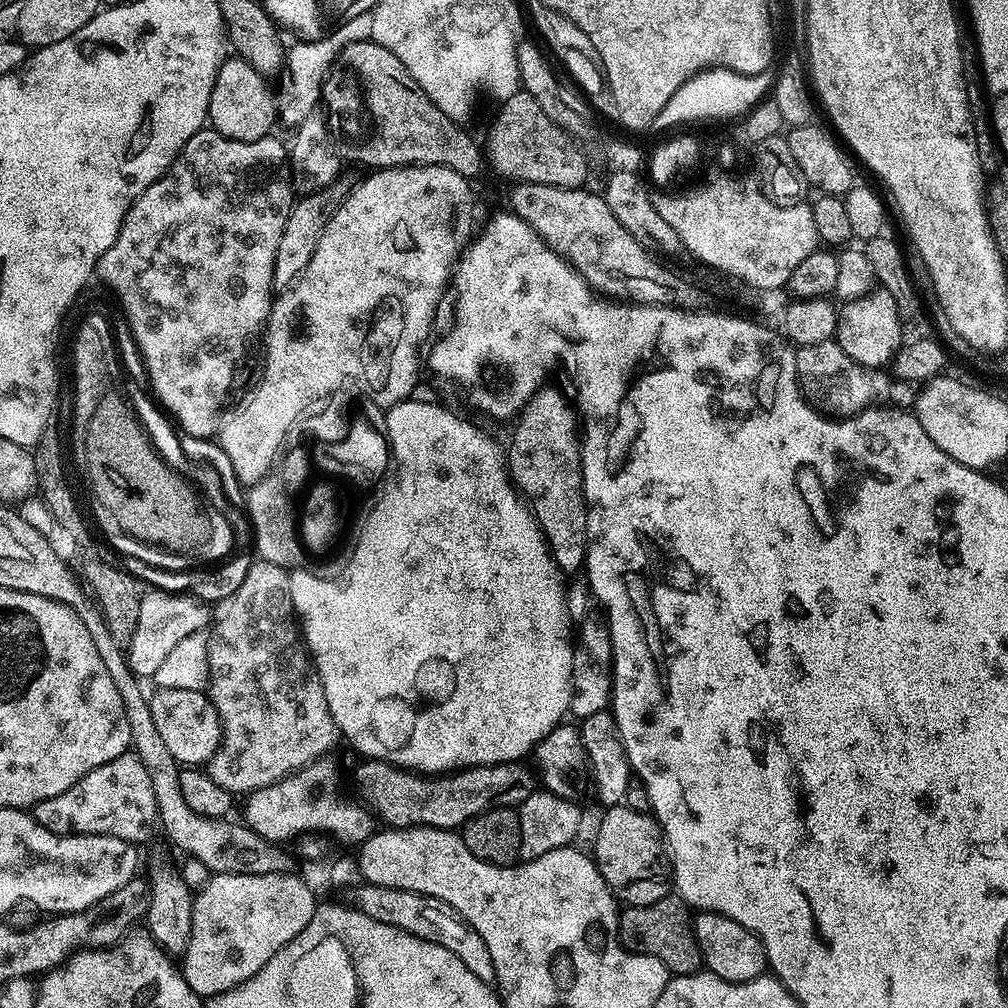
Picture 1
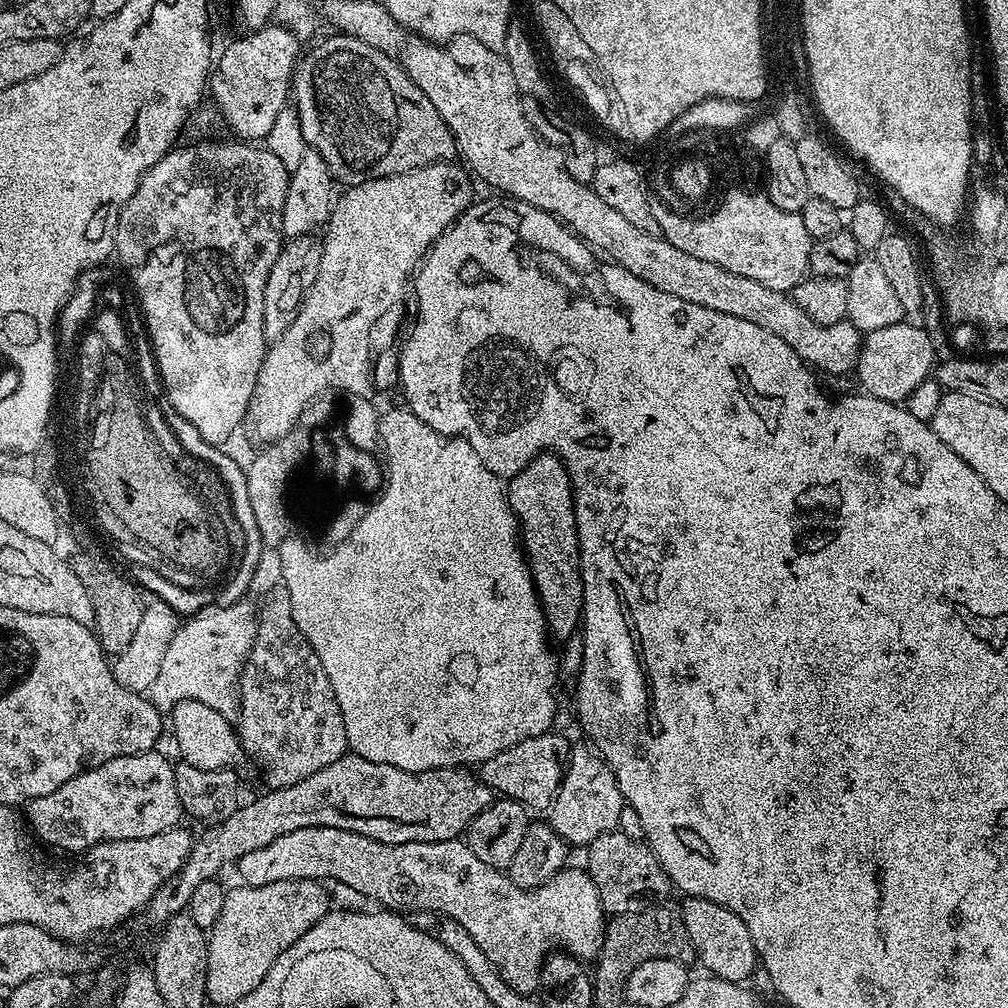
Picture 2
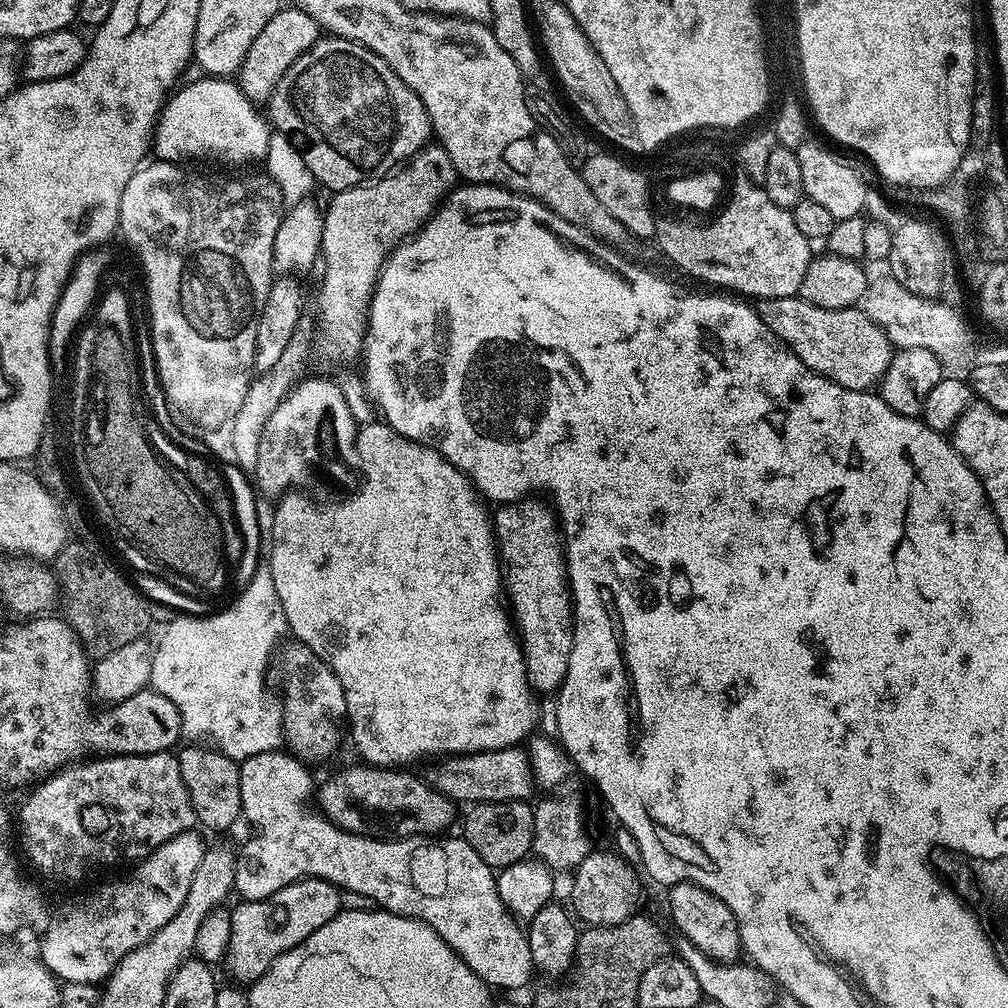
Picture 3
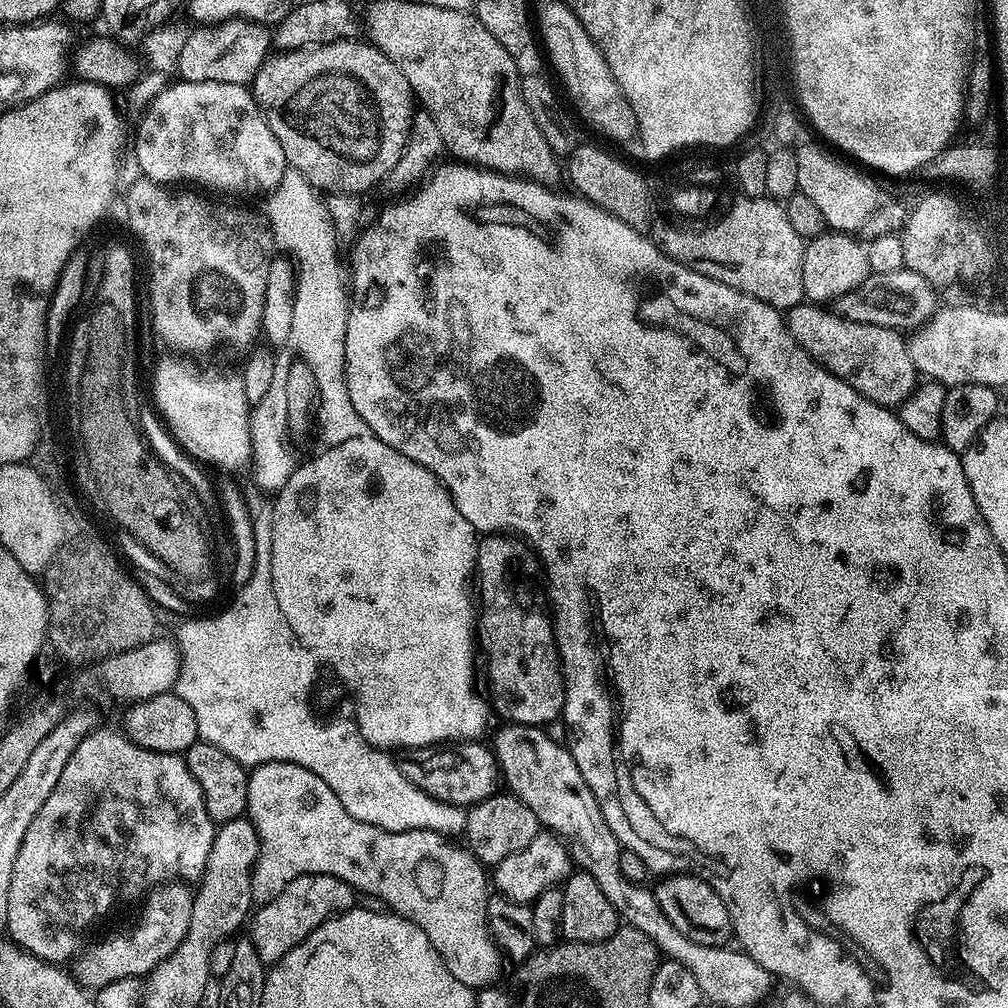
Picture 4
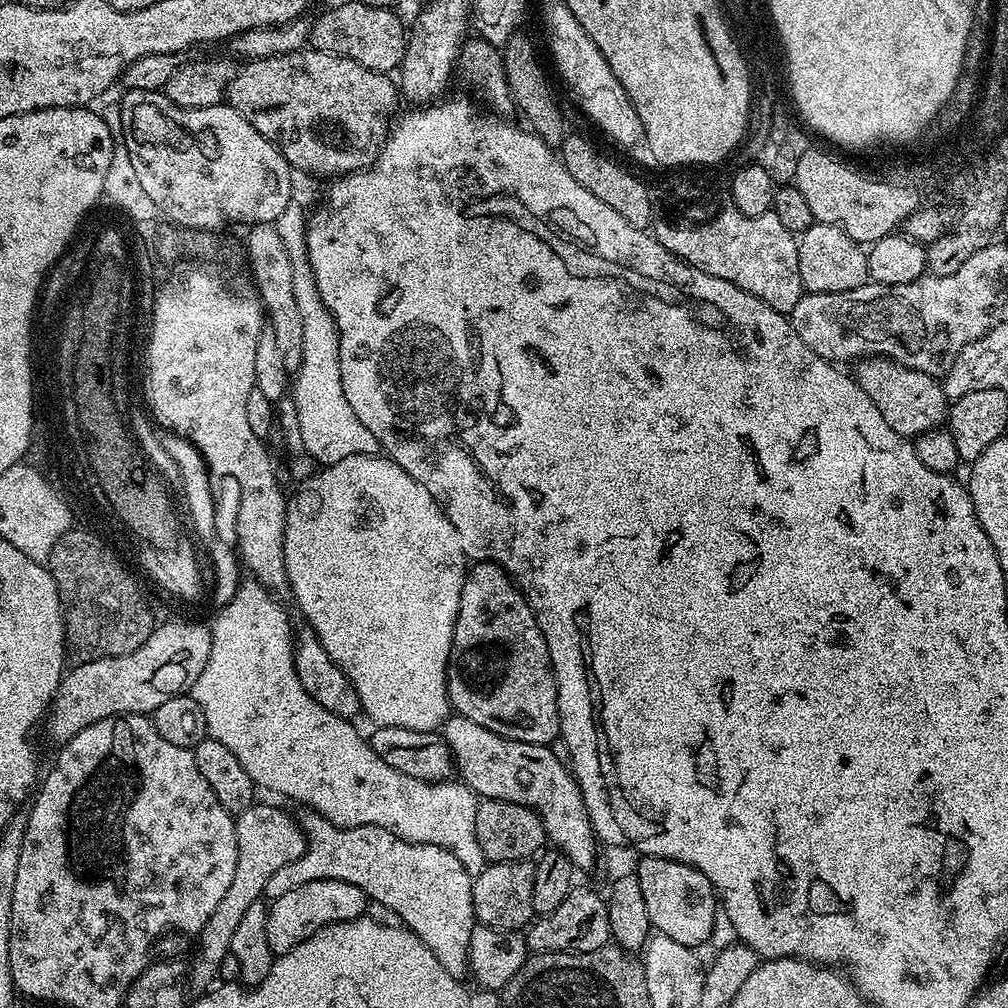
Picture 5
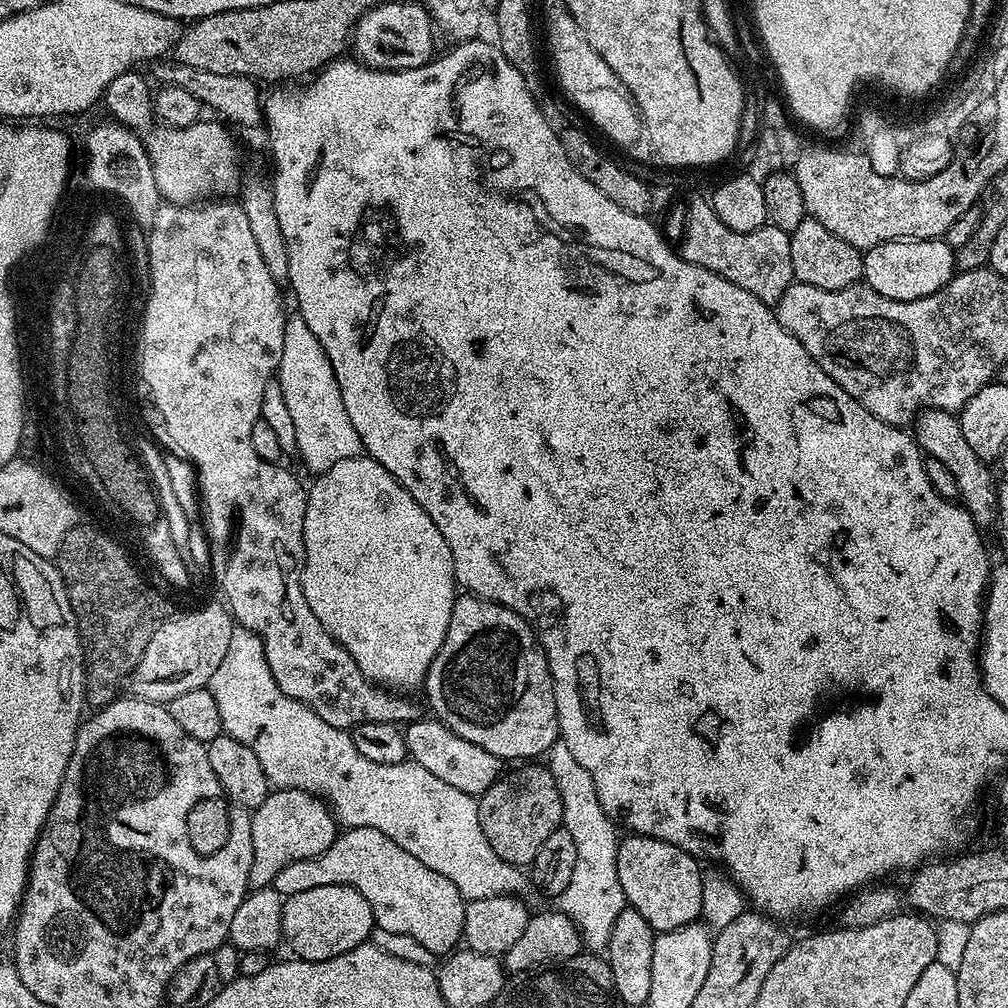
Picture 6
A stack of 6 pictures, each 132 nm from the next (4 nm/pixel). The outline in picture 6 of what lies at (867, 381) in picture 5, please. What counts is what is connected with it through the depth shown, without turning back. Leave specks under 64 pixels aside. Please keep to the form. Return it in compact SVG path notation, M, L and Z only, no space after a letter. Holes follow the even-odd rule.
M924 410L915 417L914 439L920 445L921 453L938 458L938 462L943 462L954 474L954 482L958 482L960 491L959 499L962 501L966 511L974 518L974 522L982 530L997 523L996 518L996 489L997 481L992 481L992 472L989 465L978 454L974 454L974 449L966 443L966 438L962 435L962 426L959 419L951 412L939 410Z

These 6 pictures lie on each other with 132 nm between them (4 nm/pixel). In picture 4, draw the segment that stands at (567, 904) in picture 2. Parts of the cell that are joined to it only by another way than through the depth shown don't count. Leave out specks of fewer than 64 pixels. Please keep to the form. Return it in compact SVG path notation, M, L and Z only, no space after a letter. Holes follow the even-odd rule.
M273 764L270 772L272 772L272 801L268 804L268 820L257 819L255 821L256 832L261 836L261 856L256 860L256 868L252 871L252 898L257 905L269 904L274 898L278 898L278 894L282 894L282 890L286 890L286 886L290 886L290 882L294 882L300 876L333 876L349 884L357 893L377 895L378 898L382 898L383 901L388 903L388 908L395 915L414 922L414 926L418 926L418 930L422 930L422 934L426 934L426 938L430 938L430 946L434 946L434 950L438 950L442 962L446 962L446 970L450 970L450 974L454 974L454 978L458 978L458 982L462 982L470 989L479 990L495 985L499 981L496 979L500 976L502 954L496 944L493 943L492 934L488 930L490 876L485 865L481 864L468 851L467 847L460 845L459 848L456 842L453 842L440 832L431 832L430 830L387 832L378 826L358 822L358 818L346 814L346 806L342 806L342 802L338 802L334 790L330 790L330 786L326 786L326 782L322 782L322 778L318 778L316 774L310 774L310 770L306 770L297 764Z

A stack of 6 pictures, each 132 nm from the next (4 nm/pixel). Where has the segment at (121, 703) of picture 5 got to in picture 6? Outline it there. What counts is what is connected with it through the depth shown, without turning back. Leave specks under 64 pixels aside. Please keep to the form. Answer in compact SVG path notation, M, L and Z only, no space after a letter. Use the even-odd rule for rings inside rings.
M223 603L208 604L197 612L184 612L181 616L171 616L159 621L158 627L153 630L150 642L146 642L146 654L142 654L140 665L130 677L133 697L167 705L169 700L178 698L178 694L186 694L186 690L208 688L214 678L214 670L218 670L222 658L226 658L226 650L230 647L230 638L234 631L234 621L232 613Z

